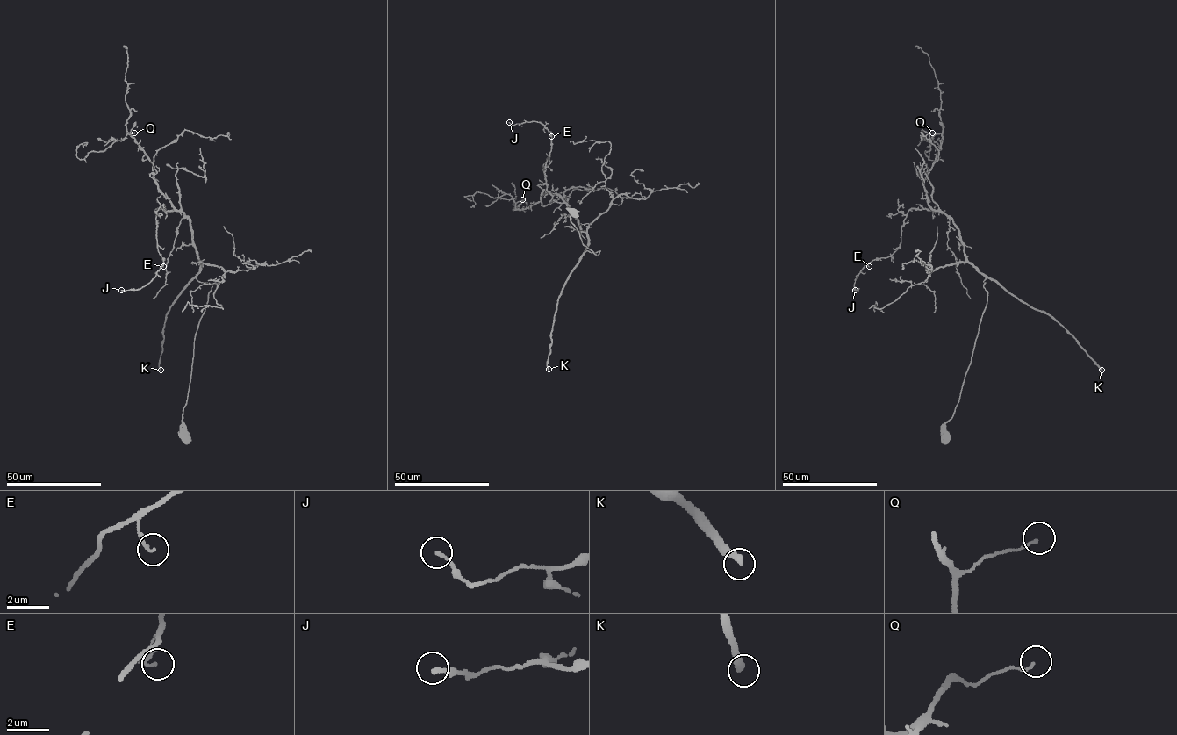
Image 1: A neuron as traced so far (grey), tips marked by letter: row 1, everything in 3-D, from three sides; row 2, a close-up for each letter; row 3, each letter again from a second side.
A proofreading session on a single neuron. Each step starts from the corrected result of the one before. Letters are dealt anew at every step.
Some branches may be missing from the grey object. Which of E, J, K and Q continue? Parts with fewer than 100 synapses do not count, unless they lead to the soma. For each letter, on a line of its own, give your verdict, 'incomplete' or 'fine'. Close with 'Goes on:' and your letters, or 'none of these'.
E: fine
J: fine
K: incomplete
Q: fine
Goes on: K

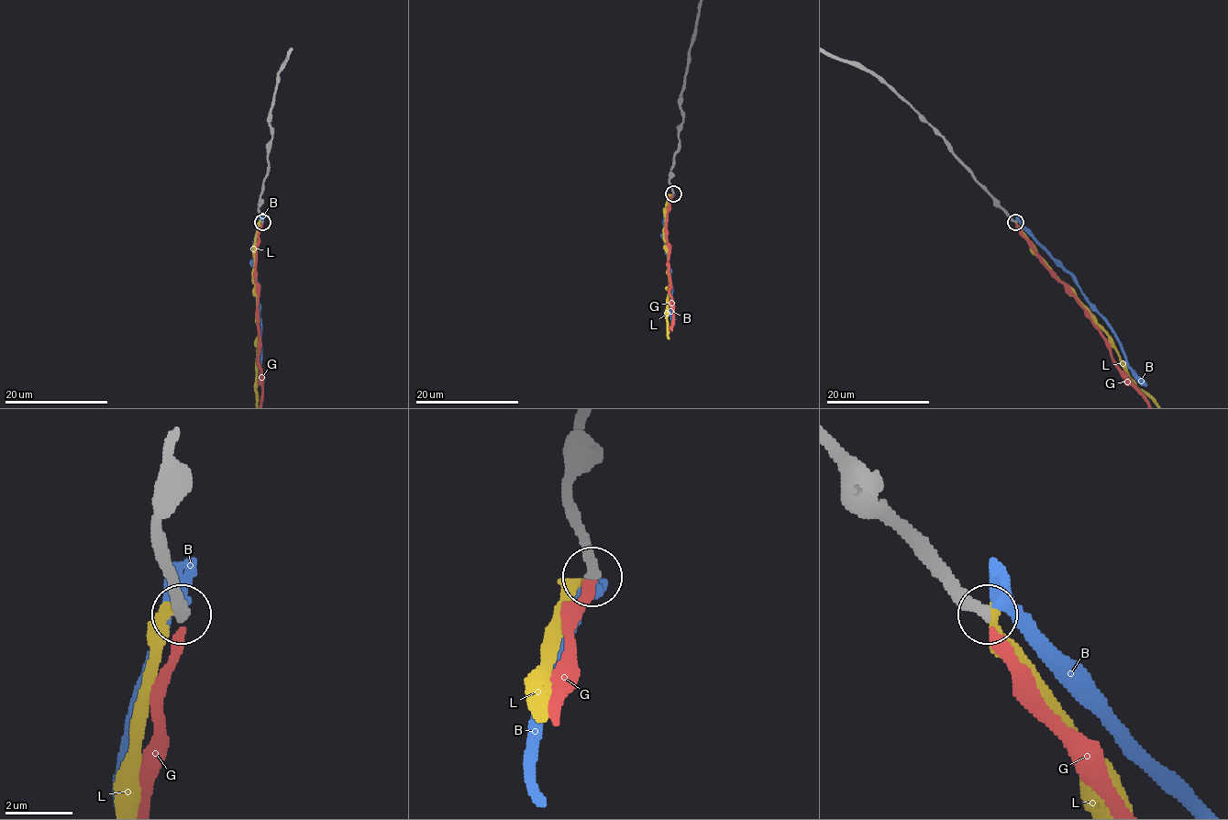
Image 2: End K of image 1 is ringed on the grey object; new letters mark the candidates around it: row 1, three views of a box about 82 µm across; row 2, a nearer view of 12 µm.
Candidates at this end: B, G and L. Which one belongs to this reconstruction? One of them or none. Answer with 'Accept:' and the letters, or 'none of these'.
Accept: none of these

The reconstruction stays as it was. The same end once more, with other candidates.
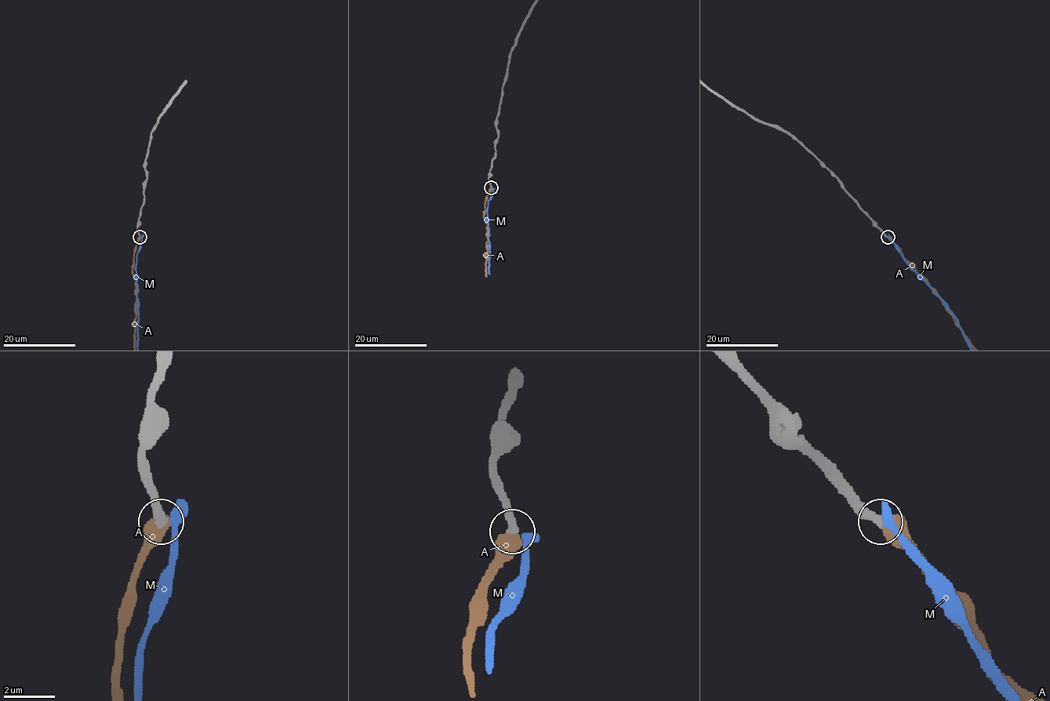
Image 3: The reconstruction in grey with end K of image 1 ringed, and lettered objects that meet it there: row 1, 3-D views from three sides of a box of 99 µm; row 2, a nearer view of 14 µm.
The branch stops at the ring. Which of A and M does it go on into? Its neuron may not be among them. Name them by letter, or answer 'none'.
A

